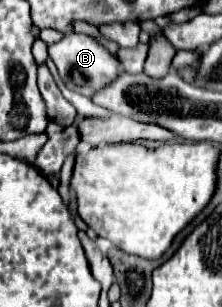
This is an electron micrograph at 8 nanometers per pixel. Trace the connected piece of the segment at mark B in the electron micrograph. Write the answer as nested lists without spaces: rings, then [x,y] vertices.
[[[67,34],[63,40],[49,46],[49,56],[53,58],[65,86],[87,98],[93,98],[93,94],[101,90],[101,86],[109,86],[109,82],[113,82],[113,78],[117,78],[117,74],[121,74],[123,70],[119,58],[111,54],[97,38],[87,34]]]

